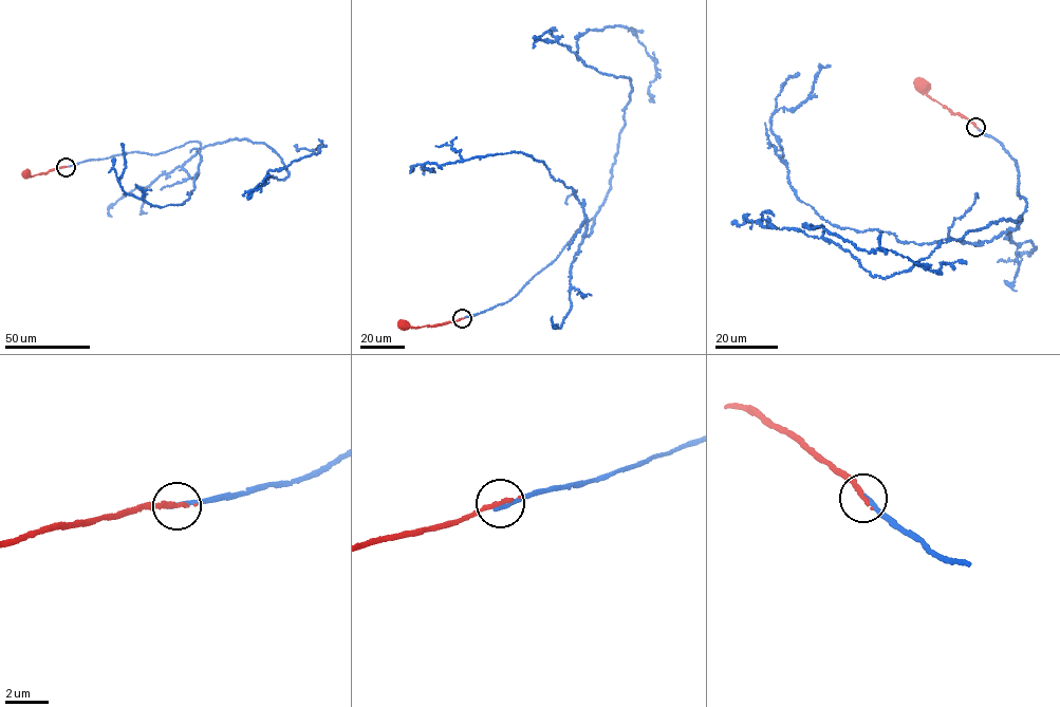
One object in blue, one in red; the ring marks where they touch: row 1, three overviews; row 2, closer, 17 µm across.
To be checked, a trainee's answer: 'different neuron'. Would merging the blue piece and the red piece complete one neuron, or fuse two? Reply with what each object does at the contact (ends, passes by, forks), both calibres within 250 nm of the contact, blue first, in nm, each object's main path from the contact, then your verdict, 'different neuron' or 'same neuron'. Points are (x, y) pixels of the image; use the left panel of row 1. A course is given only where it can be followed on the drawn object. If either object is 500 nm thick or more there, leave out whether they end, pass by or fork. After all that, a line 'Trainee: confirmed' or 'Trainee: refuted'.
blue ends there; red ends there; 200 nm thick on the blue side, 240 nm on the other; blue runs (66, 166), (243, 138), (280, 156), (289, 174), (279, 180), (267, 171), (319, 151), (296, 145); red runs (66, 167), (30, 177), (26, 174); different neuron
Trainee: confirmed

